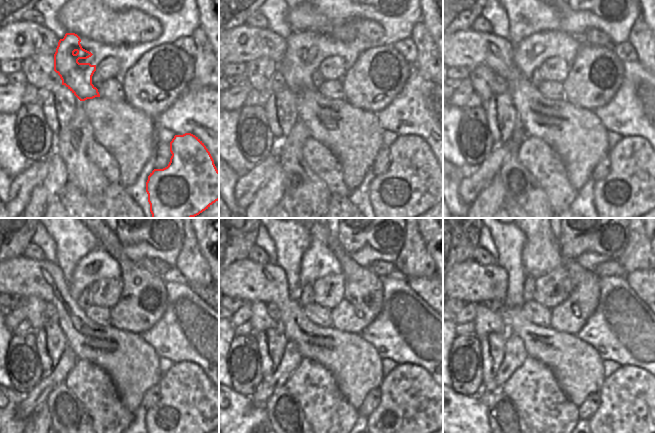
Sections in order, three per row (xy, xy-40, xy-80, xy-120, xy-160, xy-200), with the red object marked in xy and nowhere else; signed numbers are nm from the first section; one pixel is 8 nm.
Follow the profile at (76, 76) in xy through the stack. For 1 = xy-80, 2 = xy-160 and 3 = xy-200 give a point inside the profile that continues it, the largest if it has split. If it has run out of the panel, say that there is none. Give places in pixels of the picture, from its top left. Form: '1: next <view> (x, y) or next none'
1: next xy-80 (523, 55)
2: next xy-160 (306, 277)
3: next xy-200 (530, 272)

